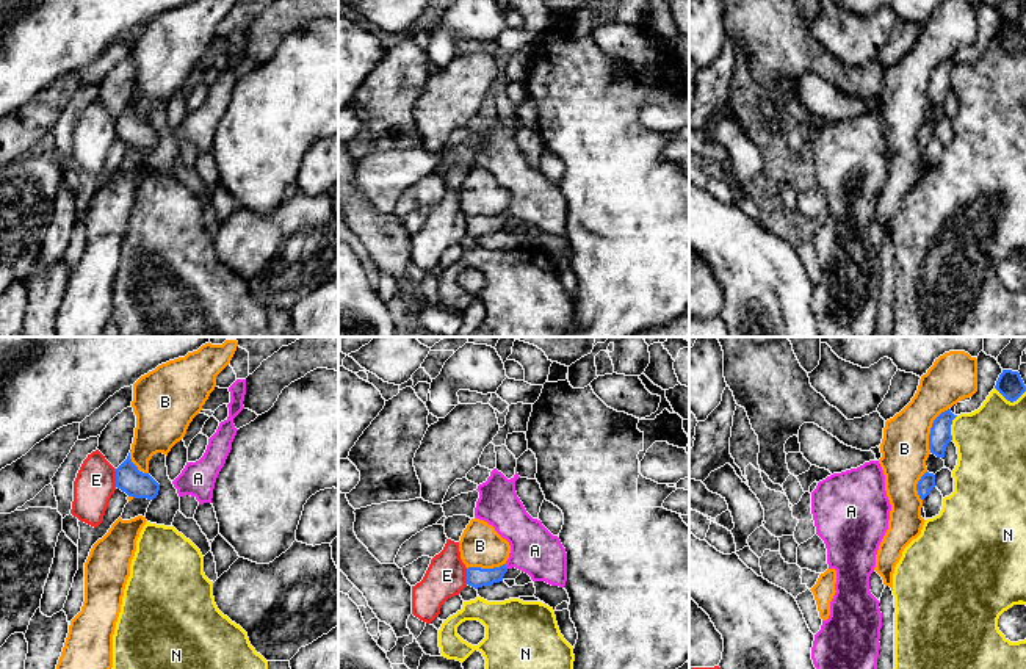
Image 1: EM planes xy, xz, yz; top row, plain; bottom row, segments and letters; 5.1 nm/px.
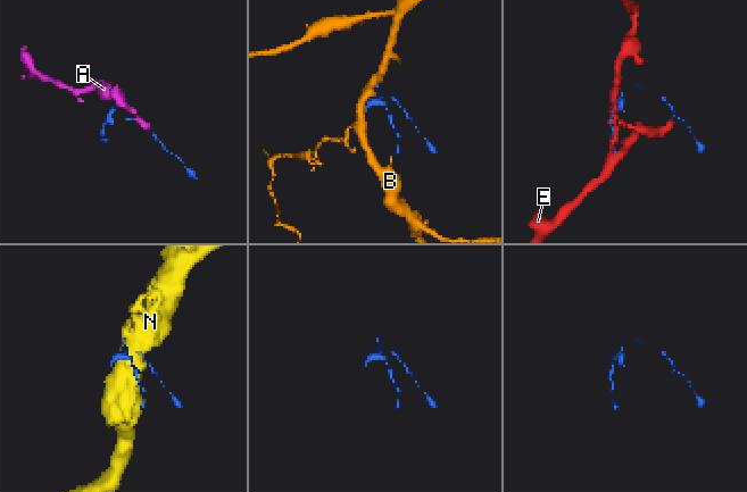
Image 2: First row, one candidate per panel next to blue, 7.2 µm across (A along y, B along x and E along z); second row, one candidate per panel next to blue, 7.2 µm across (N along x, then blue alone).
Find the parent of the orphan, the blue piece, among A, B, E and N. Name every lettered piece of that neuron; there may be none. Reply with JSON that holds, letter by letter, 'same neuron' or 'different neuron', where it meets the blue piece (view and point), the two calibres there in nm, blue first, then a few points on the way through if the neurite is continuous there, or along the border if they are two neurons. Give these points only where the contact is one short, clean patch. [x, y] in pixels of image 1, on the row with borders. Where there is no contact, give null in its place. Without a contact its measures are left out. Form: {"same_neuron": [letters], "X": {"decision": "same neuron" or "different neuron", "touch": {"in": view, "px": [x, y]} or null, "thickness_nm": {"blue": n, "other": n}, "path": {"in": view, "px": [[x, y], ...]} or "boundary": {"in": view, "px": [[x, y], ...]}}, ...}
{"same_neuron": ["A"], "A": {"decision": "same neuron", "touch": {"in": "xz", "px": [505, 566]}, "thickness_nm": {"blue": 110, "other": 240}}, "B": {"decision": "different neuron", "touch": {"in": "yz", "px": [931, 430]}, "thickness_nm": {"blue": 110, "other": 240}}, "E": {"decision": "different neuron", "touch": {"in": "xy", "px": [116, 478]}, "thickness_nm": {"blue": 140, "other": 200}}, "N": {"decision": "different neuron", "touch": {"in": "yz", "px": [1011, 401]}, "thickness_nm": {"blue": 140, "other": 360}}}

